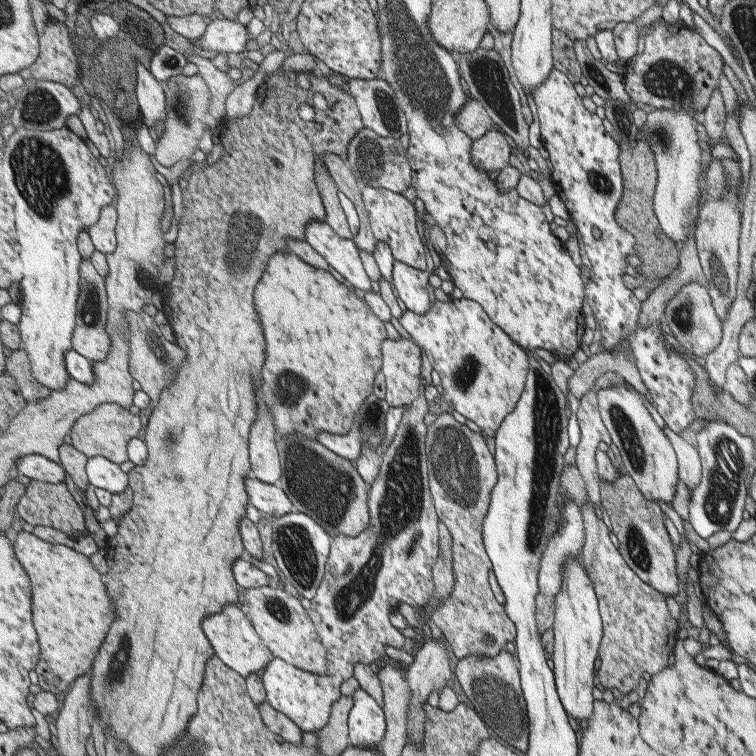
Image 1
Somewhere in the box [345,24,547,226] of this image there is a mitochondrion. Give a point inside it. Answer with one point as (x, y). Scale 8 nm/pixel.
(486, 75)

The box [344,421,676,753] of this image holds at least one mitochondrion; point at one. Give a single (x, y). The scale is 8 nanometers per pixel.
(492, 697)

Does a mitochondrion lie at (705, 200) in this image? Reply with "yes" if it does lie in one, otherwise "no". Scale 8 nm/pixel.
no

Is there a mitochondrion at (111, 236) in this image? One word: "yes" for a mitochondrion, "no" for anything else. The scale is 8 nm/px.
no

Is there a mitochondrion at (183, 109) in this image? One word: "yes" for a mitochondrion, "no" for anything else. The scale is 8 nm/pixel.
yes

